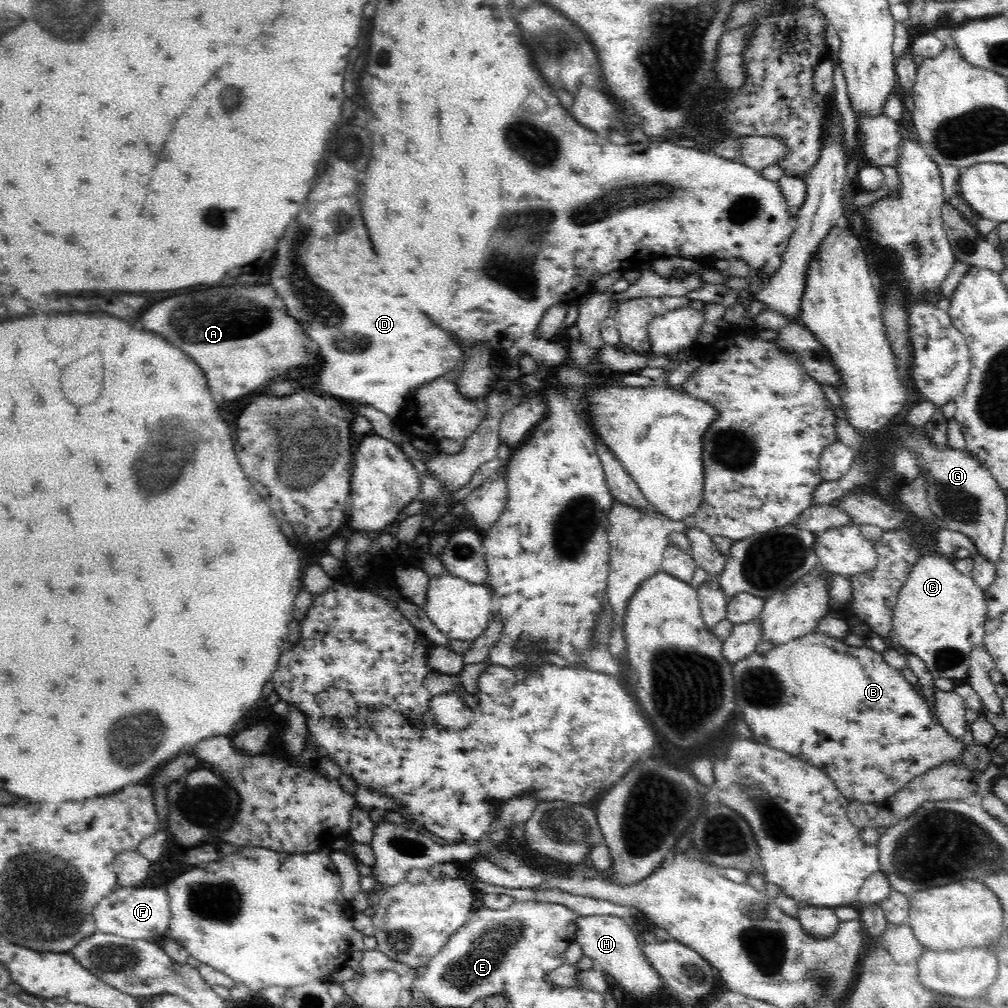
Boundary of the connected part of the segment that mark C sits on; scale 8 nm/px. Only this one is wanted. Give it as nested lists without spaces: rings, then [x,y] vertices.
[[[924,555],[908,574],[908,580],[902,586],[898,594],[898,602],[894,606],[892,628],[896,632],[895,645],[921,658],[934,678],[966,680],[969,674],[971,650],[984,644],[986,612],[988,607],[984,590],[973,581],[971,575],[962,574],[951,559],[942,555]]]

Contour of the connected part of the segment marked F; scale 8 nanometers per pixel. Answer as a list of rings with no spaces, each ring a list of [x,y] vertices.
[[[166,884],[160,886],[118,888],[94,908],[95,929],[130,940],[158,940],[168,934],[171,920],[170,896]]]

